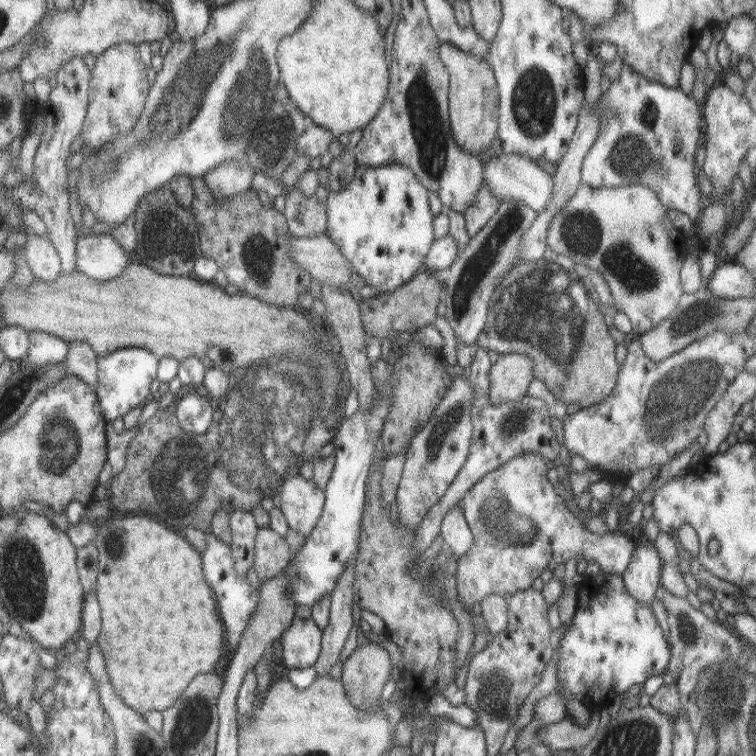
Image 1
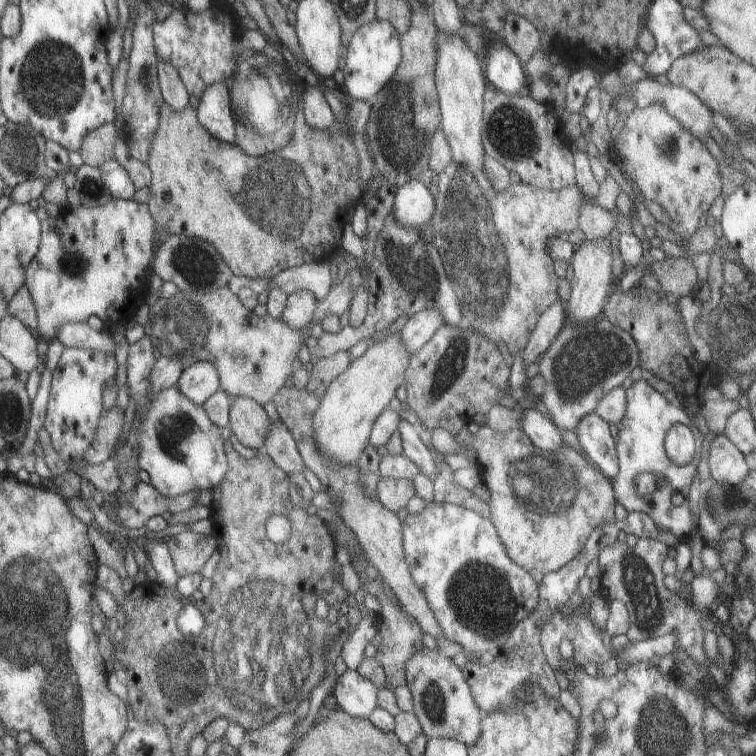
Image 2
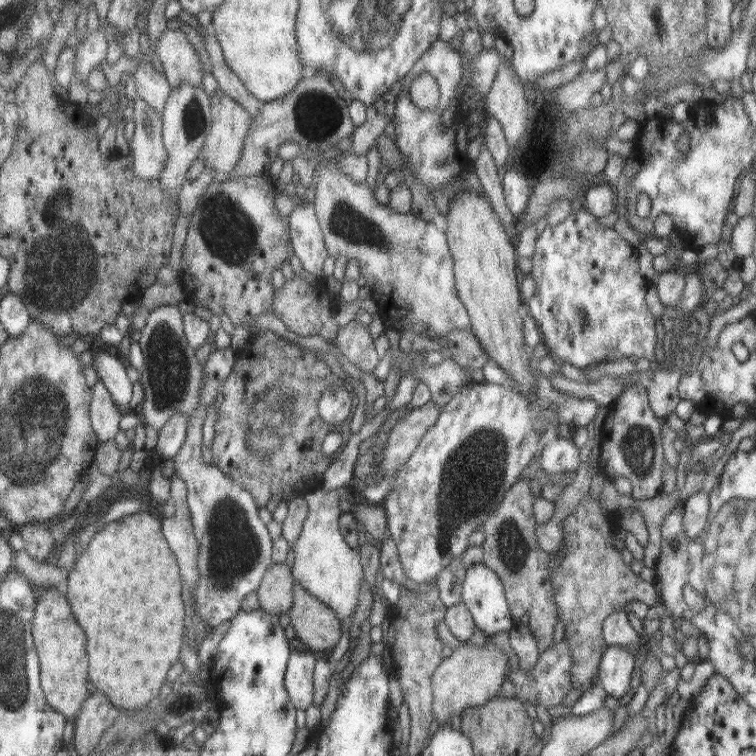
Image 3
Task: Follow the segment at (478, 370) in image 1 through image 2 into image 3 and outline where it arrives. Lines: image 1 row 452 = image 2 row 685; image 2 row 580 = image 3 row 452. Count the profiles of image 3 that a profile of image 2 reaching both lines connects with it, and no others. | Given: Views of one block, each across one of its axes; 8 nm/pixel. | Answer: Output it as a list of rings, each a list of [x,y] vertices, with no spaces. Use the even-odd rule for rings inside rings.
[[[561,434],[545,438],[545,448],[539,456],[539,466],[543,472],[567,472],[575,470],[579,462],[579,450],[573,440],[565,440]]]

